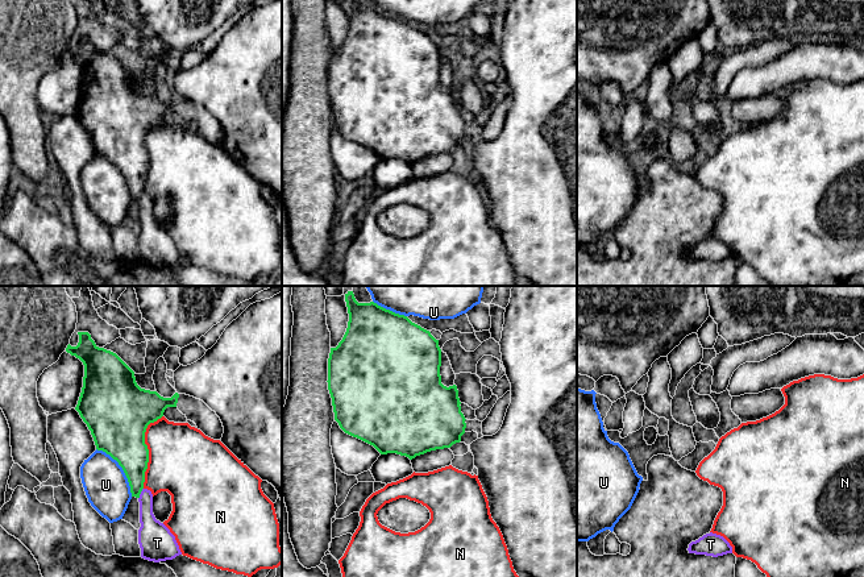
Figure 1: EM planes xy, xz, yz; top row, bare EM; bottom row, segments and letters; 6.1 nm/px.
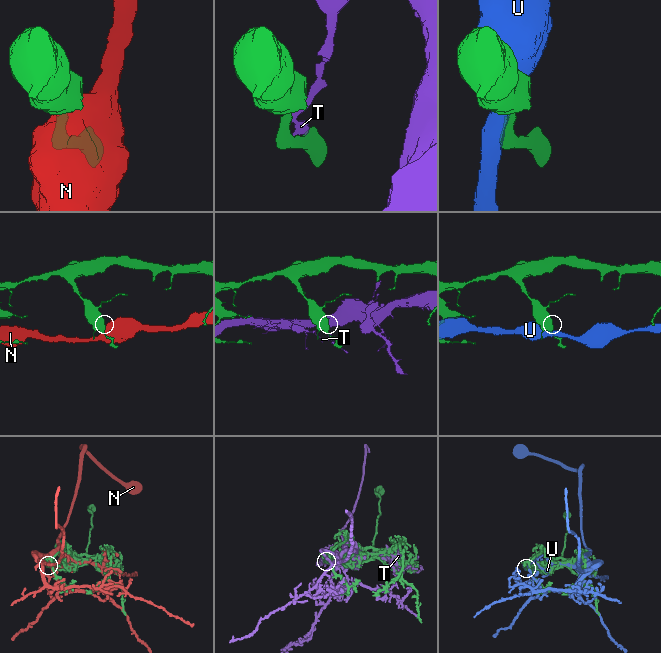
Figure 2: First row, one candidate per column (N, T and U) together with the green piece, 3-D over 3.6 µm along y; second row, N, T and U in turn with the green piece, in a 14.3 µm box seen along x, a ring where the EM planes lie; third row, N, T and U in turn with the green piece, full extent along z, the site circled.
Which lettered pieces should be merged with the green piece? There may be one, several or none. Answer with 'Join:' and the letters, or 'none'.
Join: none

